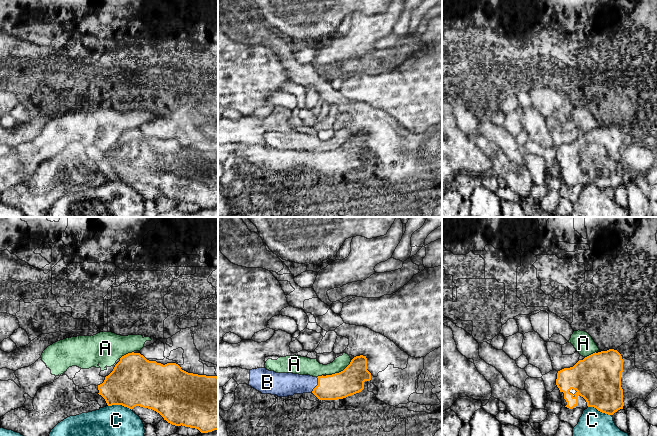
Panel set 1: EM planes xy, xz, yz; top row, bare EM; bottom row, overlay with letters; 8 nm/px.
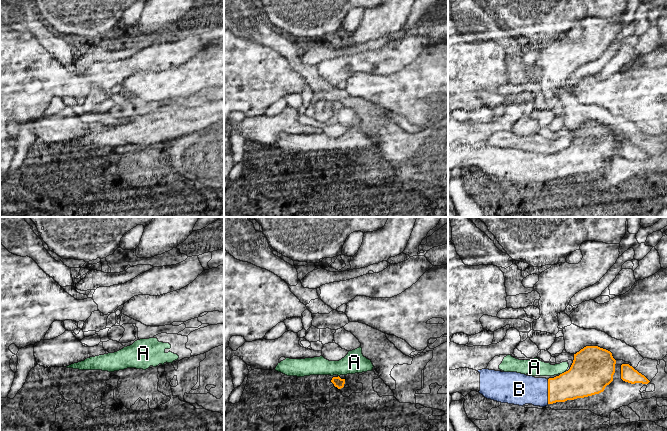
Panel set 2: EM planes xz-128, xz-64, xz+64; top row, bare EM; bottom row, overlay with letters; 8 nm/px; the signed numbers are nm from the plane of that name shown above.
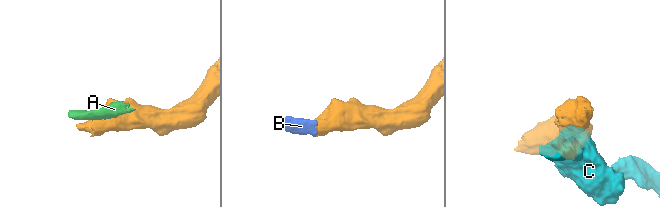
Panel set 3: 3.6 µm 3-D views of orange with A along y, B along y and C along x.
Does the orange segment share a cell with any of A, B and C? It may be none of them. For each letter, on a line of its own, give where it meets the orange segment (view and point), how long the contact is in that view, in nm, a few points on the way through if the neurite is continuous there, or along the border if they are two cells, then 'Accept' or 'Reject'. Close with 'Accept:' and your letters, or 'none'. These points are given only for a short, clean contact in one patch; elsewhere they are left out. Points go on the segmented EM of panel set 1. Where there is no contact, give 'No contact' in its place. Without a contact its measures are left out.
A: Touches orange at xz (339, 372). Shared border 240 nm. Boundary: xz (351, 360), (342, 370), (326, 375). Reject
B: Touches orange at xz (317, 385). Shared border 140 nm. Path across: xz (348, 382), (341, 385), (317, 385), (286, 384). Accept
C: Touches orange at xy (120, 404). Shared border 200 nm. Boundary: xy (108, 405), (123, 405), (131, 410). Reject
Accept: B

